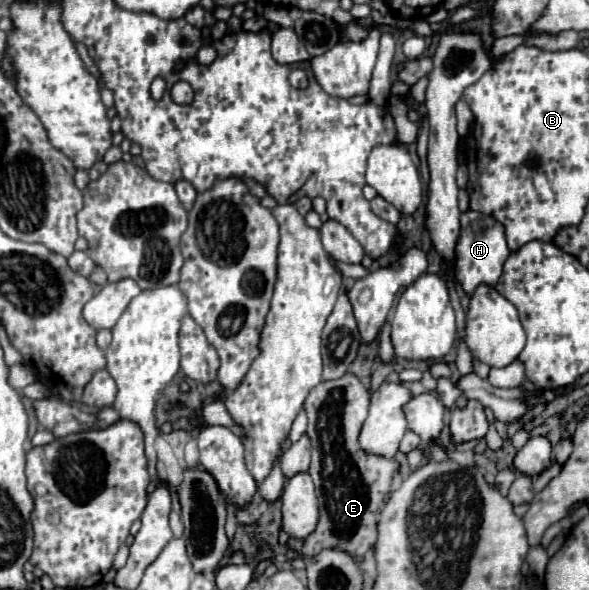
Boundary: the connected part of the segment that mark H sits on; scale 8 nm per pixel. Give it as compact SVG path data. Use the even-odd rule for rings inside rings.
M467 210L461 214L461 238L457 244L455 276L467 294L473 294L479 284L495 286L509 254L511 254L511 250L507 248L507 242L505 242L503 224L499 224L495 218L475 212L475 210Z

